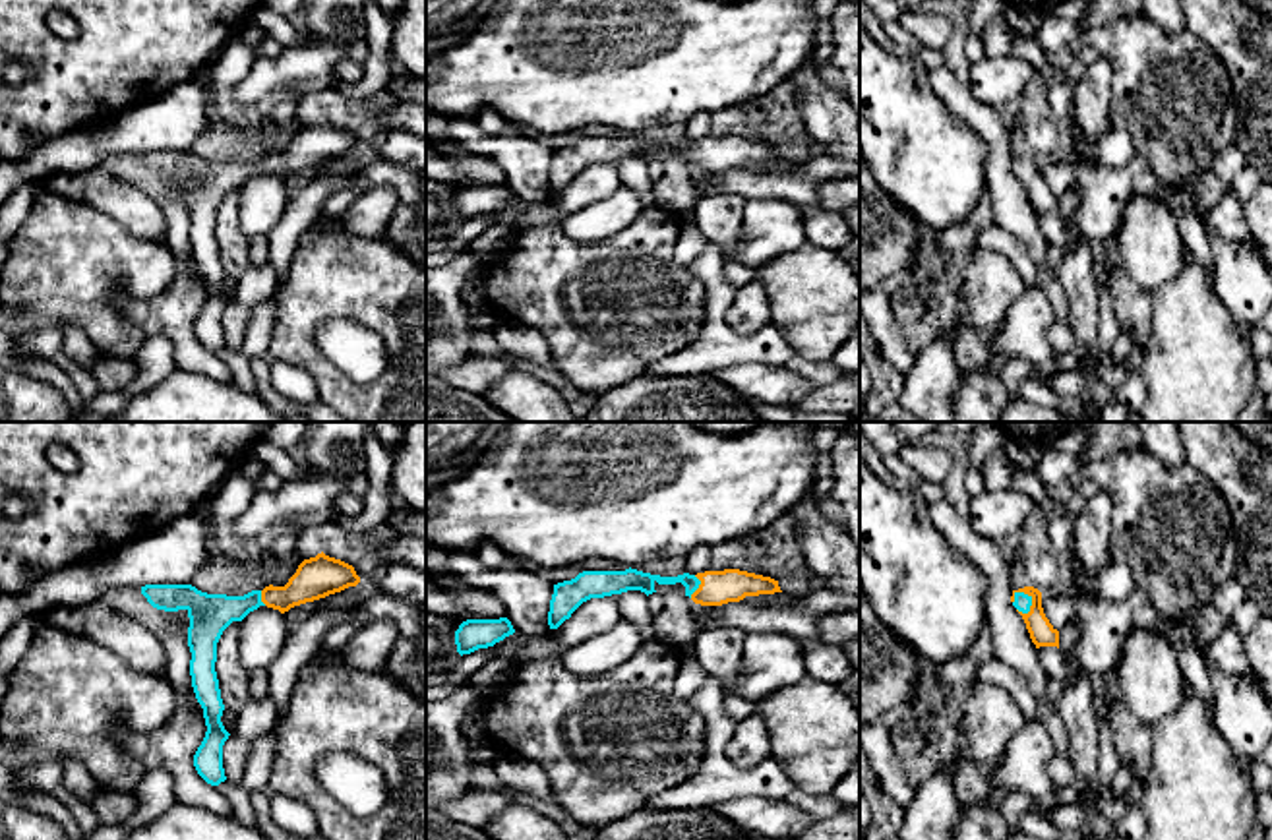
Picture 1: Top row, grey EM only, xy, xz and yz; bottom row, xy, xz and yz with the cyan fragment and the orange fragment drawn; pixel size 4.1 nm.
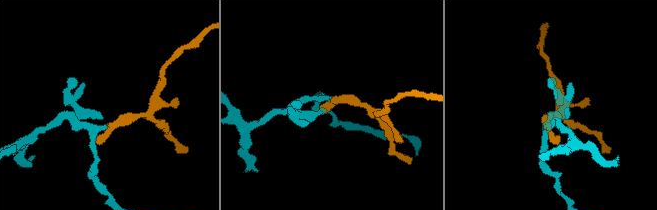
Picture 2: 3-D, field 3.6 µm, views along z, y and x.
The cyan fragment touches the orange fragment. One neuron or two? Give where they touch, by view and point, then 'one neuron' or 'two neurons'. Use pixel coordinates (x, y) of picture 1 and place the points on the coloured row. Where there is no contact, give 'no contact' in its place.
meets cyan in yz at (1030, 599); one neuron

